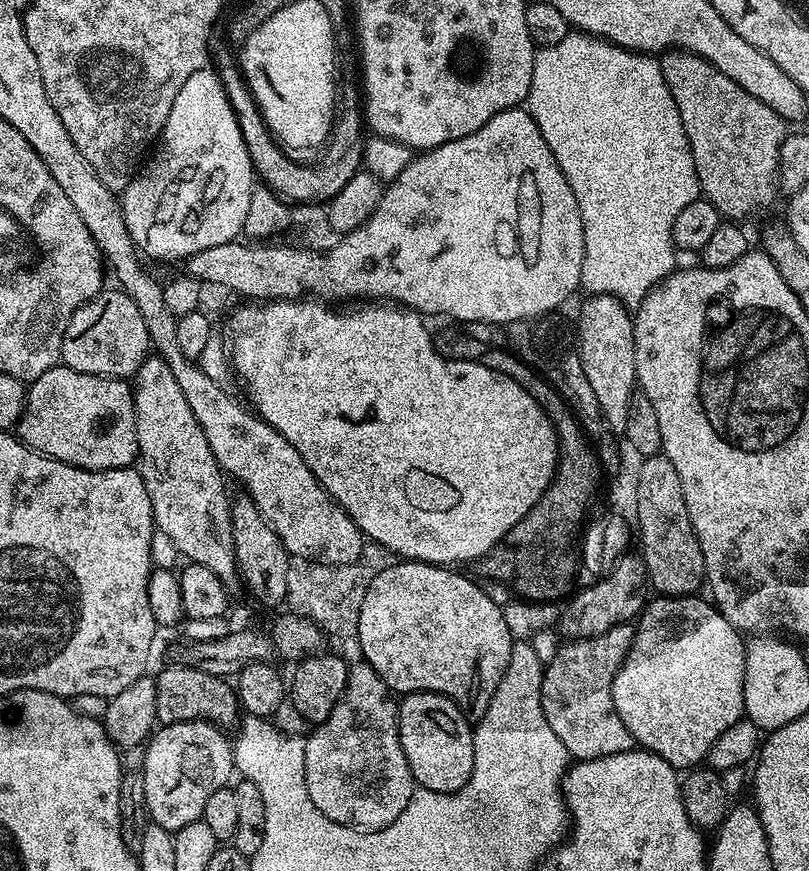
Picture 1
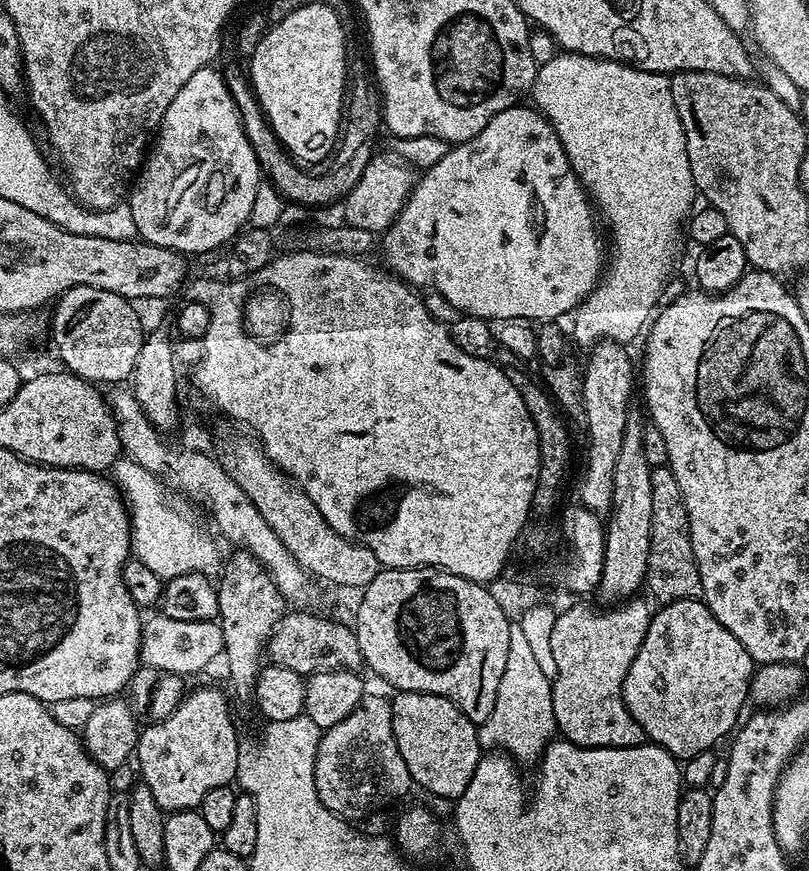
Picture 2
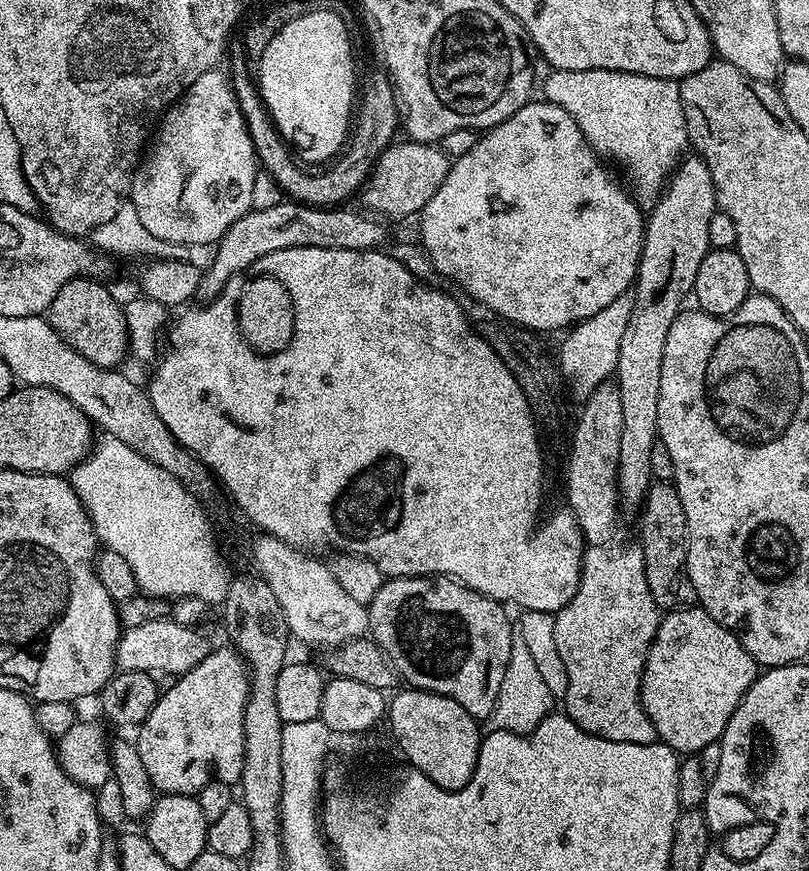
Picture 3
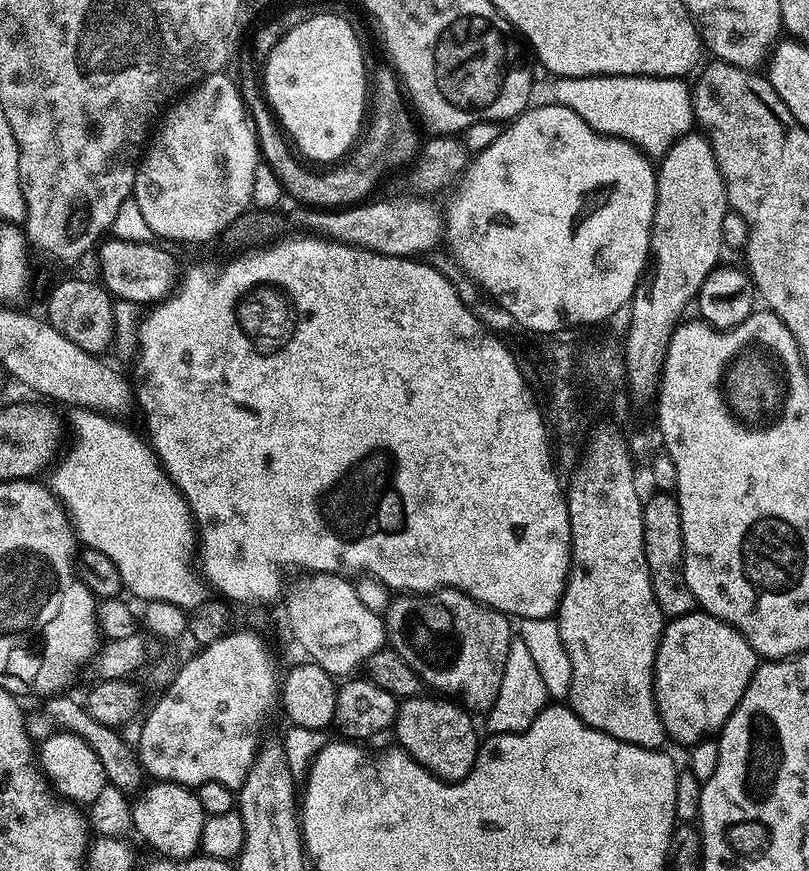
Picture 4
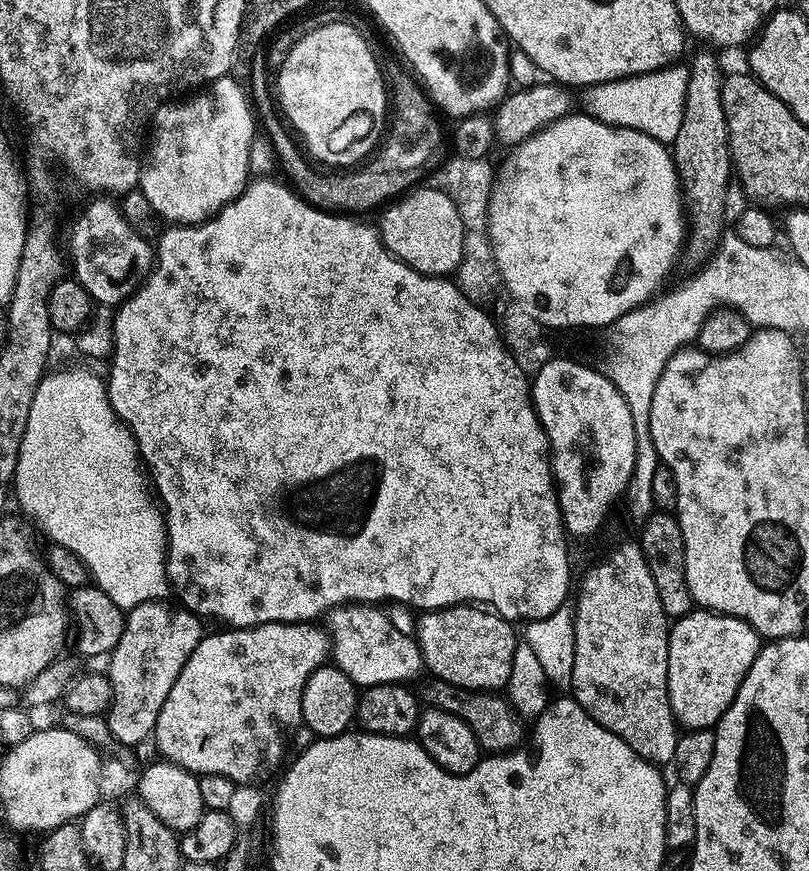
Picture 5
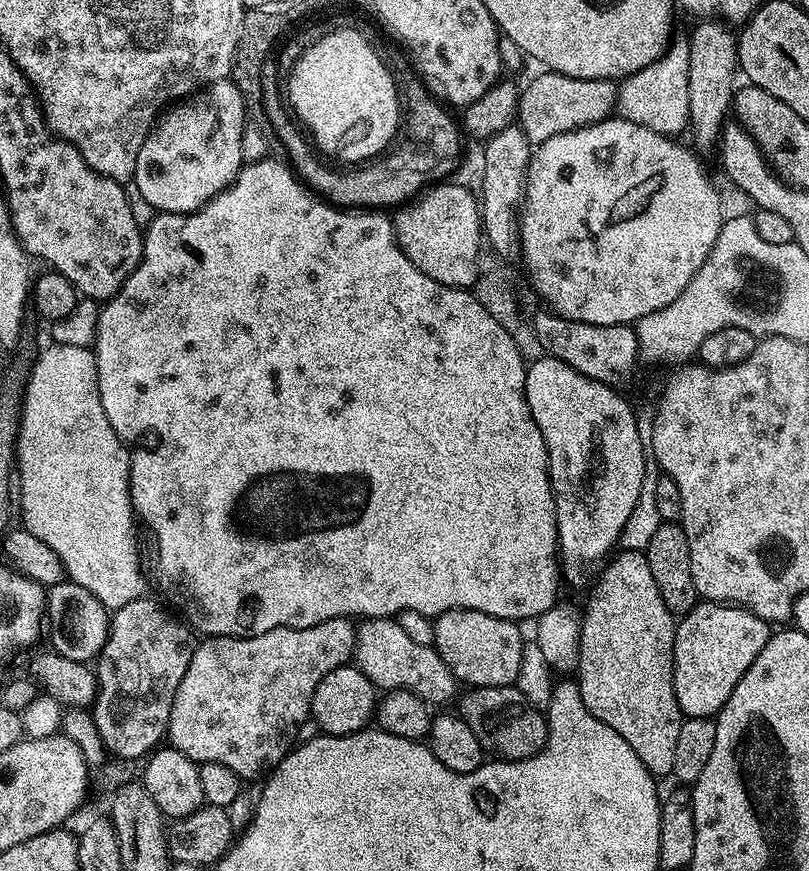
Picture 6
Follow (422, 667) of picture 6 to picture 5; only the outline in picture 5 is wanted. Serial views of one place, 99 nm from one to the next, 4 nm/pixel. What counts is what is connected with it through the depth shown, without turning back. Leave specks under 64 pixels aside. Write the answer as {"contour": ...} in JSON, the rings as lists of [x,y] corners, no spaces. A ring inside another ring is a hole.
{"contour":[[[349,602],[327,613],[326,635],[330,641],[330,660],[352,679],[361,689],[373,688],[376,684],[410,682],[422,672],[420,647],[412,636],[401,634],[390,622],[387,611],[368,602]]]}

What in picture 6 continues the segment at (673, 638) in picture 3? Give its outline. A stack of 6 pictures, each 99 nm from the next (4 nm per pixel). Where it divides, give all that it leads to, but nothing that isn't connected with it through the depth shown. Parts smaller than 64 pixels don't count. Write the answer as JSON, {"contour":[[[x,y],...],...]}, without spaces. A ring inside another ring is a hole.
{"contour":[[[698,602],[685,616],[679,617],[674,638],[674,694],[685,717],[712,718],[722,710],[730,694],[734,694],[734,686],[738,686],[742,674],[746,674],[754,658],[762,654],[762,646],[766,646],[770,635],[768,628],[769,621],[758,618],[750,610],[730,604]]]}

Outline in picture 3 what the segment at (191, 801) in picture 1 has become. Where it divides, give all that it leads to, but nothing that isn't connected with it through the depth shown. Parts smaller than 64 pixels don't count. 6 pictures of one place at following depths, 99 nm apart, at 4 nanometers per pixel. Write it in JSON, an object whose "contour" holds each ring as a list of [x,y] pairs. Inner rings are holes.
{"contour":[[[223,647],[217,652],[216,649],[209,651],[198,666],[175,677],[172,685],[159,693],[156,705],[149,710],[144,723],[139,725],[137,732],[140,733],[134,736],[138,754],[157,793],[191,796],[214,778],[230,785],[235,785],[240,779],[244,765],[244,711],[250,691],[250,677],[243,656],[231,647]]]}

